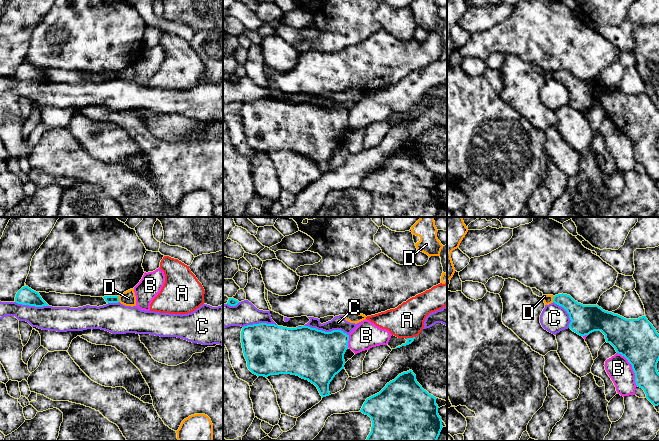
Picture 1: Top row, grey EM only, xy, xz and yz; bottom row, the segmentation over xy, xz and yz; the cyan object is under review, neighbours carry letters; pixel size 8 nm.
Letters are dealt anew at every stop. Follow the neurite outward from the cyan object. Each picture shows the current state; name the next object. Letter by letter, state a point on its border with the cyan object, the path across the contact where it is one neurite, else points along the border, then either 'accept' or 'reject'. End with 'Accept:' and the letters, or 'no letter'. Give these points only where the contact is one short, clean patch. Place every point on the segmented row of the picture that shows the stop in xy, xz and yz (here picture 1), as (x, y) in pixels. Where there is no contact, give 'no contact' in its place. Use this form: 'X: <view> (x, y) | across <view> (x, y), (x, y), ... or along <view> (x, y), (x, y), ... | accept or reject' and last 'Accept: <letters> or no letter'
A: xz (410, 338) | along xz (414, 336), (406, 339) | reject
B: yz (632, 368) | reject
C: xz (326, 332) | reject
D: xy (118, 299) | along xy (117, 296), (119, 301) | reject
Accept: no letter

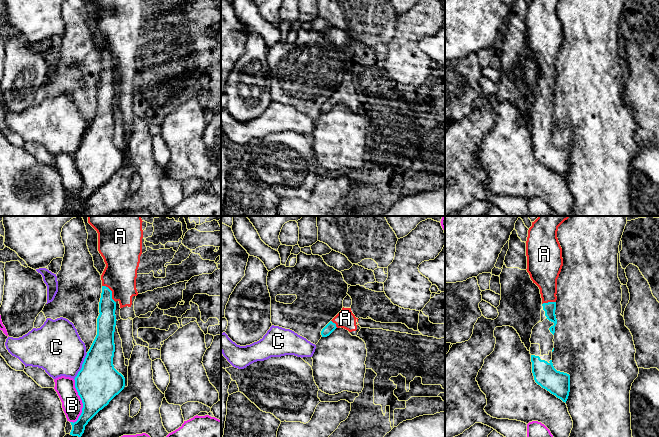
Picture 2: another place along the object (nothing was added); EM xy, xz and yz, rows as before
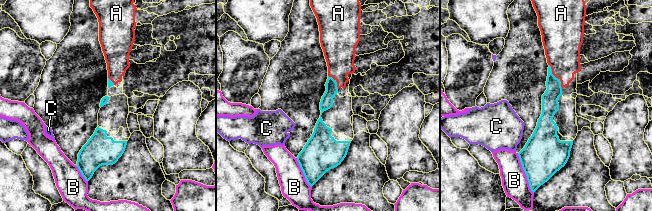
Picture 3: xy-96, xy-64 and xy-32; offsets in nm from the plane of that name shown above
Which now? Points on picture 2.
A: xy (111, 292) | across xy (106, 321), (107, 301), (111, 292), (118, 284), (120, 273) | accept
B: xy (82, 401) | along xy (73, 379), (75, 389), (82, 403), (82, 412), (73, 423) | reject
C: xy (82, 366) | reject
Accept: A

